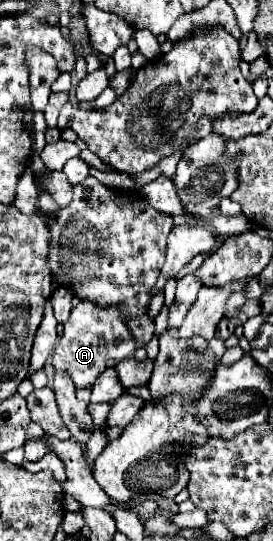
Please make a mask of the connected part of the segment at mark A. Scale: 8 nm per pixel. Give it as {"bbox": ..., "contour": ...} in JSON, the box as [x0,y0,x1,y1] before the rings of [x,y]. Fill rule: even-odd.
{"bbox":[53,300,135,388],"contour":[[[81,300],[79,304],[75,304],[69,320],[65,322],[65,332],[53,352],[53,366],[67,372],[77,388],[91,388],[101,372],[133,356],[133,352],[135,338],[131,336],[119,306],[101,308],[91,300]]]}

